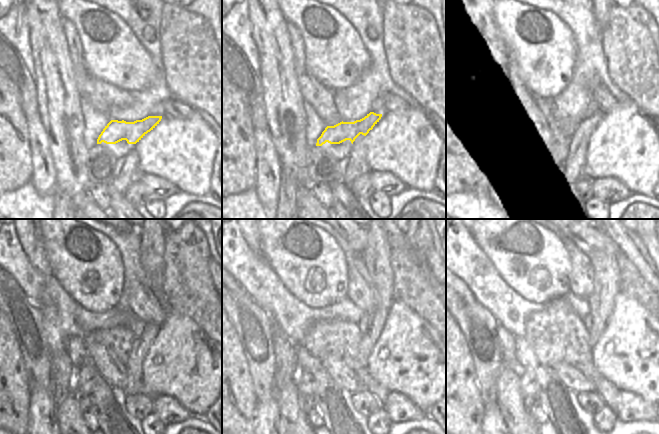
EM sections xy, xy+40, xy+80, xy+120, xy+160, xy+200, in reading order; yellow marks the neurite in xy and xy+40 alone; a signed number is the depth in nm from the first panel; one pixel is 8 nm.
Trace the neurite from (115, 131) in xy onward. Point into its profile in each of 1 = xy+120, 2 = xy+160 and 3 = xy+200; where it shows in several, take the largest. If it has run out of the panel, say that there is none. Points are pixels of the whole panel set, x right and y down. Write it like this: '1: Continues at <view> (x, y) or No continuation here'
1: Continues at xy+120 (86, 375)
2: Continues at xy+160 (305, 382)
3: Continues at xy+200 (529, 387).

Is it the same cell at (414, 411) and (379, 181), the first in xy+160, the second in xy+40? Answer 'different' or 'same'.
same

